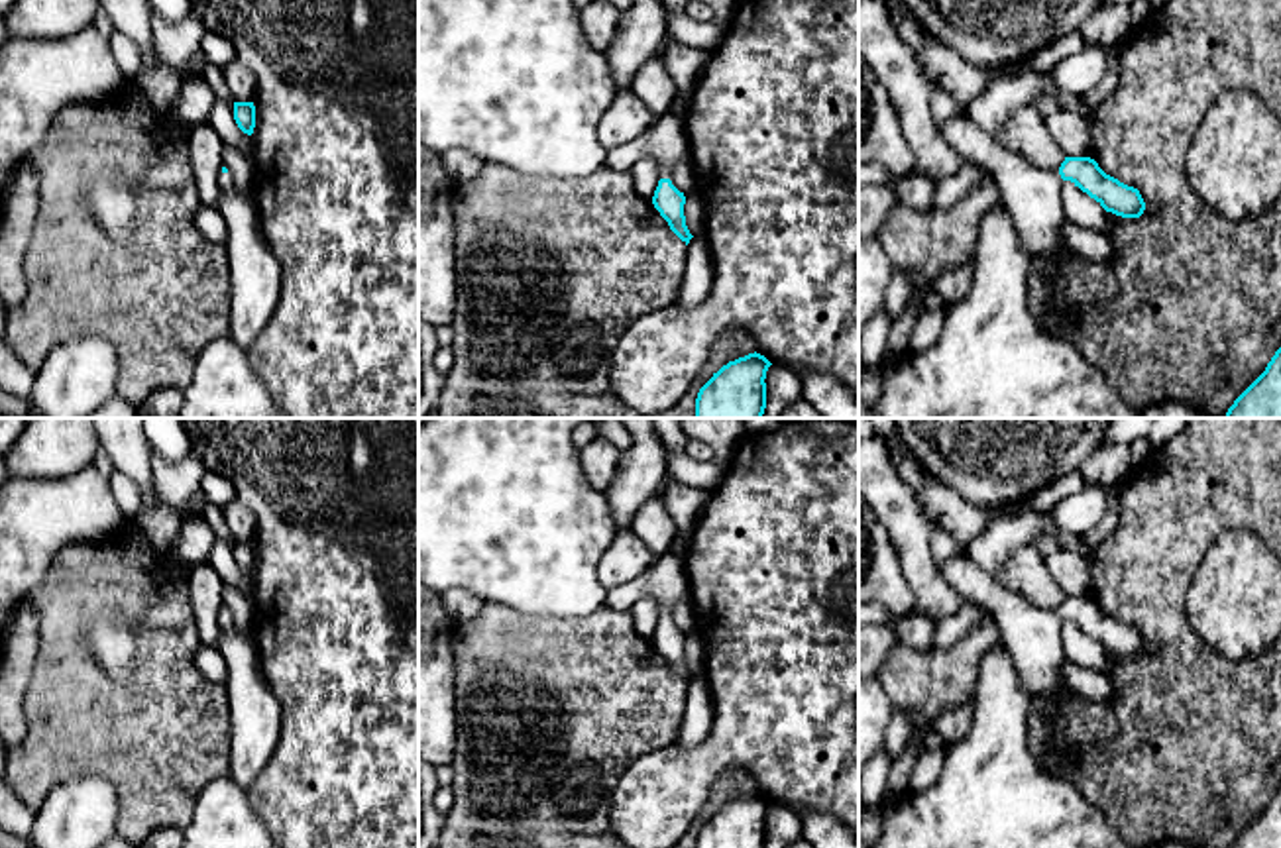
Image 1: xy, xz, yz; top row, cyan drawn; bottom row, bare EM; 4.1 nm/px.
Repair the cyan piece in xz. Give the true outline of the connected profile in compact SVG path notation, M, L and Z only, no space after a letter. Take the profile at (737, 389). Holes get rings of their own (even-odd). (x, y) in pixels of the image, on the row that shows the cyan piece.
M749 353L723 365L699 389L696 418L762 418L766 408L766 371L772 363Z

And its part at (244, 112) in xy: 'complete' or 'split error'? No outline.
complete

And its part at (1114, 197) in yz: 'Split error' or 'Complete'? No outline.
Split error

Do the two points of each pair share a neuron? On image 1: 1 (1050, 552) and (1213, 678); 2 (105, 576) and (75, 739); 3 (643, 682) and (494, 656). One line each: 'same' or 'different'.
1: different
2: same
3: same

